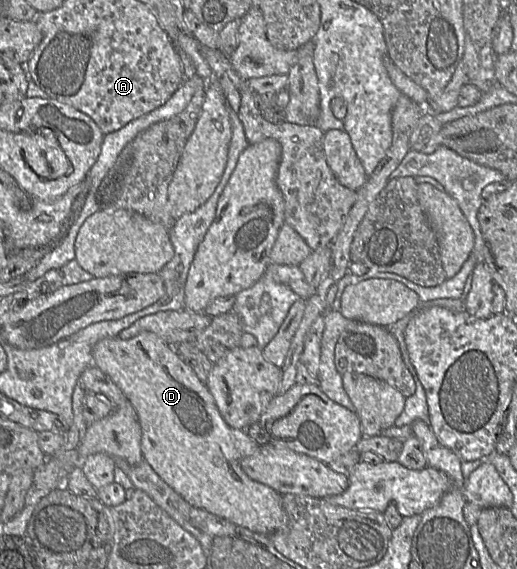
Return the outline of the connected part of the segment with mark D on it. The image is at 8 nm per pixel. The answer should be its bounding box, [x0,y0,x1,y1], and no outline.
[93,332,286,535]

